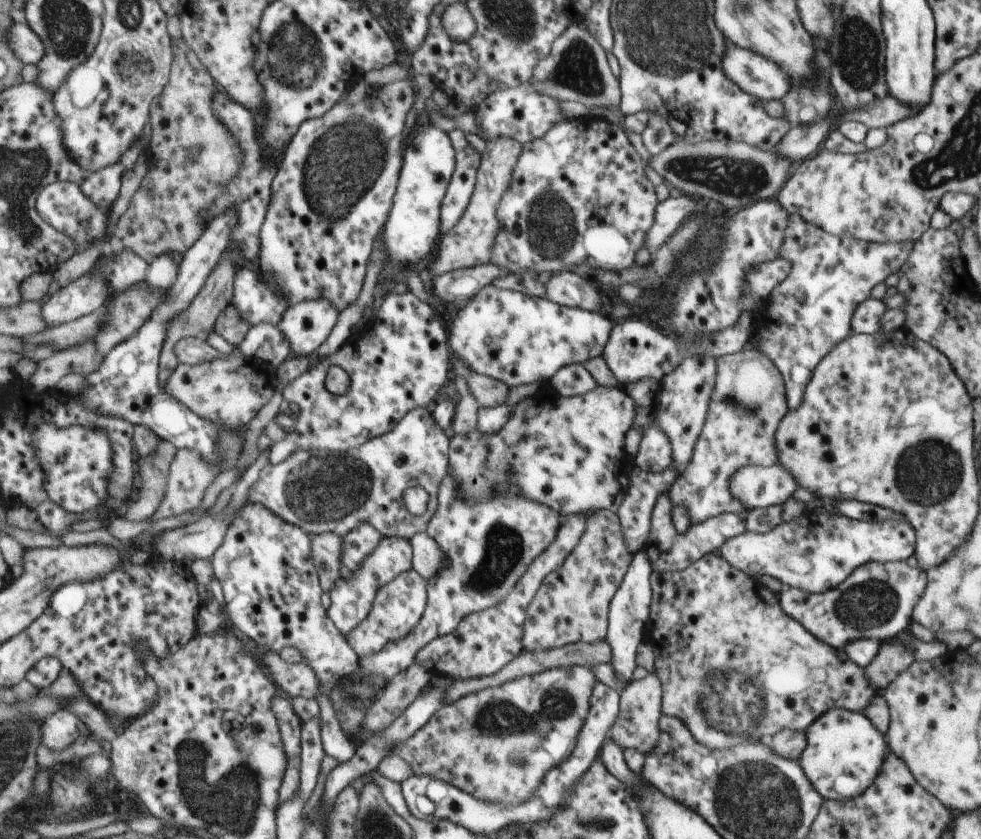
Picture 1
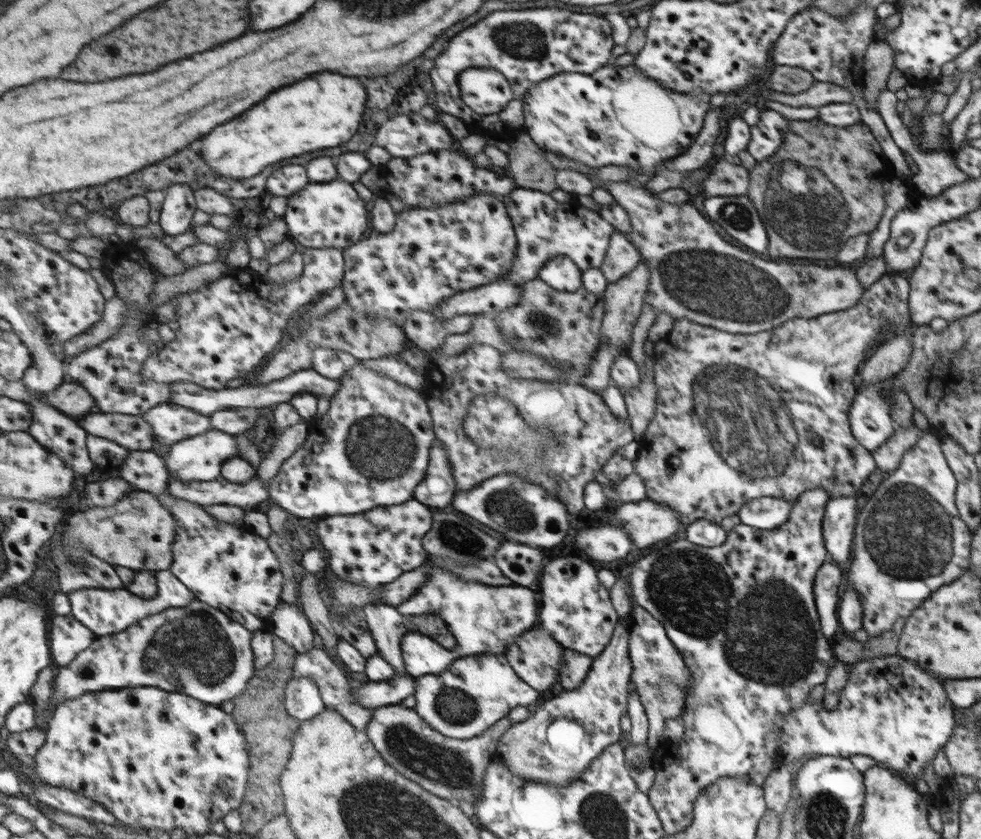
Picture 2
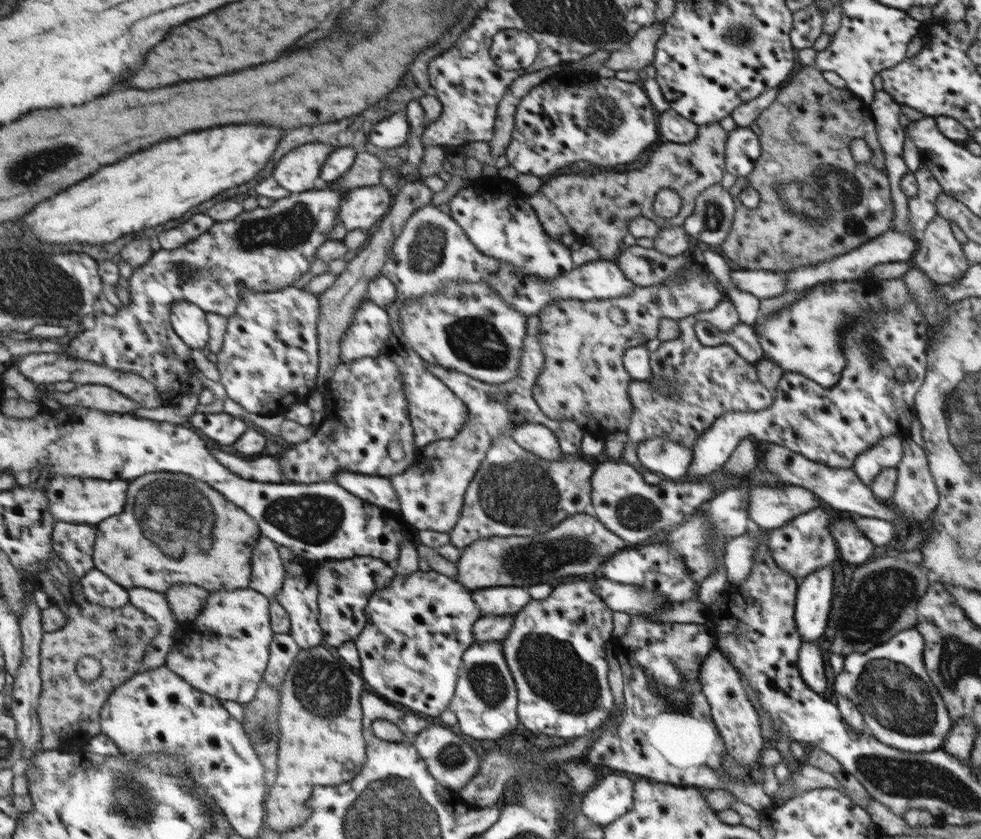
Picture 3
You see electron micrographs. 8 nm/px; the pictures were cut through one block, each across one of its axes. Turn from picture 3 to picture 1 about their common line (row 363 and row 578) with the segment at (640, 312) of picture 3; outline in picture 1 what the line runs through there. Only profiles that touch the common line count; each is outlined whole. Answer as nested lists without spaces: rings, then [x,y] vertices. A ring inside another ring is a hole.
[[[602,509],[590,513],[586,518],[586,530],[572,554],[562,566],[546,575],[542,586],[536,592],[532,602],[526,608],[524,628],[522,628],[522,646],[526,651],[548,651],[577,641],[593,643],[607,638],[609,633],[609,609],[618,592],[621,577],[634,562],[625,535],[622,534],[622,520],[618,510]]]

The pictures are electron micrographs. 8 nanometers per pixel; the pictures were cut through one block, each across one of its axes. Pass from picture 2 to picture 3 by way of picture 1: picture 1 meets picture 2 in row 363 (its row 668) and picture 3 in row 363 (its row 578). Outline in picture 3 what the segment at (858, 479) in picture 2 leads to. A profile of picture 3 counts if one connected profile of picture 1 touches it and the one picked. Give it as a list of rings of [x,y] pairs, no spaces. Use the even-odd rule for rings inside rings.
[[[725,298],[716,309],[698,312],[678,320],[678,338],[662,341],[655,352],[649,352],[653,378],[667,378],[677,384],[673,393],[661,393],[648,381],[633,381],[629,386],[633,414],[626,430],[632,443],[639,443],[655,436],[680,442],[693,448],[709,430],[717,418],[727,412],[758,412],[773,405],[774,393],[764,386],[759,378],[756,363],[742,358],[730,343],[716,347],[703,347],[694,332],[694,324],[706,320],[722,332],[731,332],[740,323],[732,301]]]

